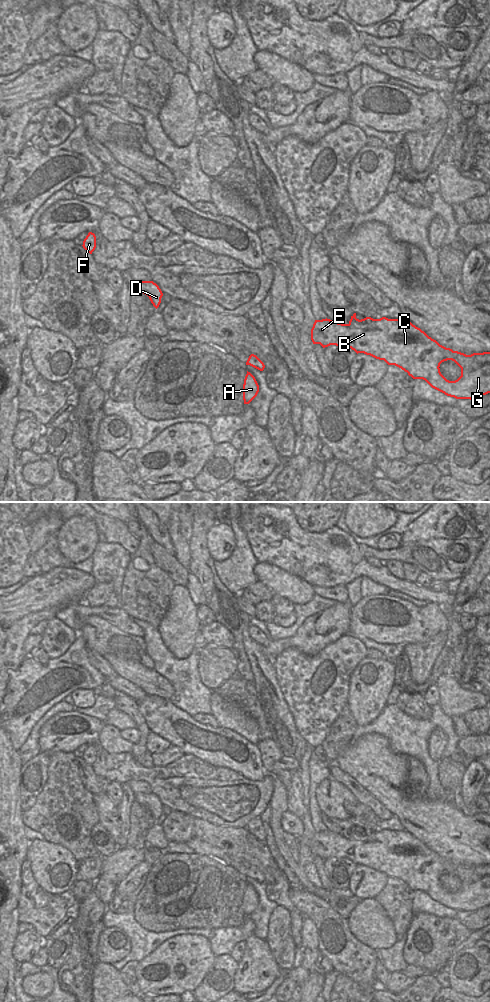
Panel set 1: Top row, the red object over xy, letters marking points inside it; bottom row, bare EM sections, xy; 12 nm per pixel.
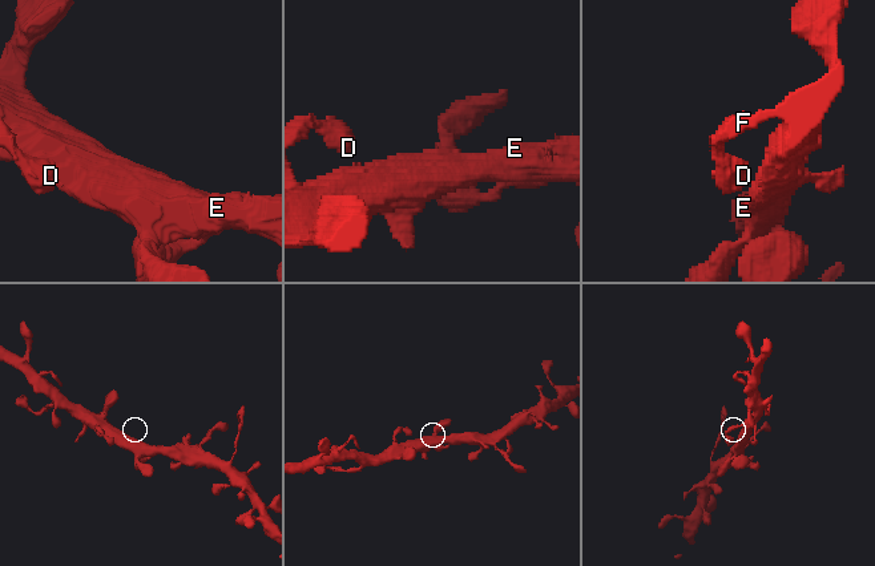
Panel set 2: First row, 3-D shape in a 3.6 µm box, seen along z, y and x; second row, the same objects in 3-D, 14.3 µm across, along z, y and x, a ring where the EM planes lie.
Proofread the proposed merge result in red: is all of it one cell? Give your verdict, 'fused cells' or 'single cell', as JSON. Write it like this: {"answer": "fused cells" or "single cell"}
{"answer": "single cell"}

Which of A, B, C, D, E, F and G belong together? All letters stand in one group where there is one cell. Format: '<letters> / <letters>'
A B C D E F G

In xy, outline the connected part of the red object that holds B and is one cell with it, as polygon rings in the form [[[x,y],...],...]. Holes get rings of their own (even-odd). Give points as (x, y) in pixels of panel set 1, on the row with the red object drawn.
[[[354,313],[348,324],[338,323],[327,318],[315,320],[311,329],[311,340],[313,344],[320,344],[323,348],[330,345],[338,347],[346,345],[357,354],[364,353],[384,360],[388,365],[401,368],[413,379],[423,379],[432,388],[456,399],[474,400],[490,393],[490,352],[466,355],[453,351],[440,345],[405,318],[373,319],[366,317],[359,320]],[[447,360],[454,361],[461,368],[461,376],[455,381],[447,380],[440,372],[440,364]]]

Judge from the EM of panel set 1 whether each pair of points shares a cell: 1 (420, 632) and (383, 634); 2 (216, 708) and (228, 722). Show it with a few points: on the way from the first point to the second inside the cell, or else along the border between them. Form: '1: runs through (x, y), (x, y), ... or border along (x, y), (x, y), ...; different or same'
1: runs through (411, 632), (392, 632); same
2: runs through (218, 711), (226, 719); same

